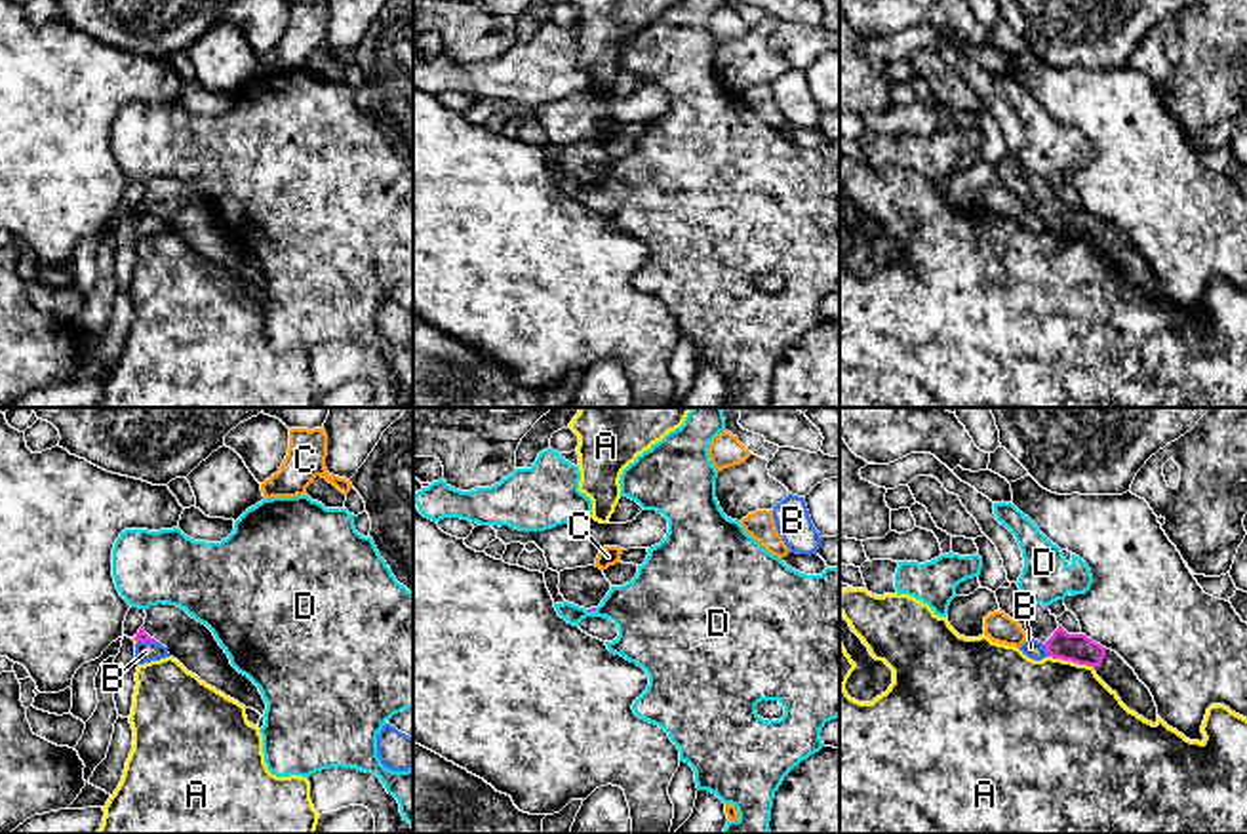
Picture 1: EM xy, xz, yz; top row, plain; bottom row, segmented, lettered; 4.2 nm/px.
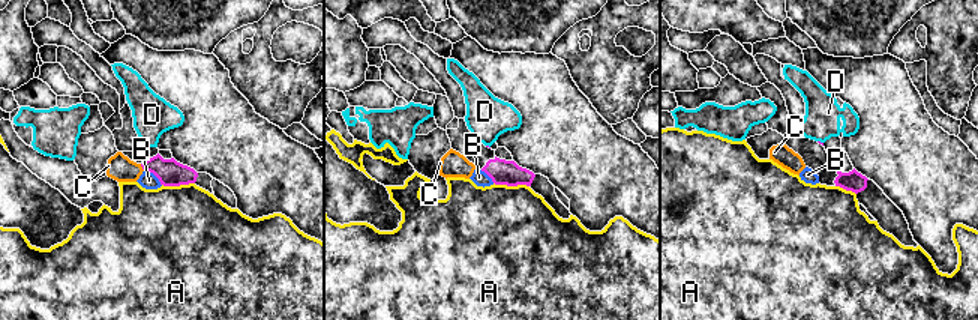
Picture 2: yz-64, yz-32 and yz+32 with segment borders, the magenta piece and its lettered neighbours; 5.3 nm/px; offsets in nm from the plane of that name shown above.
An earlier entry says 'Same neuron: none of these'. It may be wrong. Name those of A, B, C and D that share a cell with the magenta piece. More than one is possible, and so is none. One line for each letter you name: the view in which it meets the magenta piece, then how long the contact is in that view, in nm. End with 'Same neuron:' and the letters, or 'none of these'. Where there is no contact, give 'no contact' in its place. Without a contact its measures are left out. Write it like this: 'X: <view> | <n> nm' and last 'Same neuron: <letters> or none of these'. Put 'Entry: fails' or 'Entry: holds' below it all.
Same neuron: none of these
Entry: holds

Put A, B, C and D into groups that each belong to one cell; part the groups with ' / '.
A / B / C / D

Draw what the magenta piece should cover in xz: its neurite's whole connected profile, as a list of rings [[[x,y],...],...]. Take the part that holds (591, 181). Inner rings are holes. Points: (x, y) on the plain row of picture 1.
[[[586,139],[560,145],[558,162],[565,175],[596,185],[611,164],[611,156],[600,141]]]

